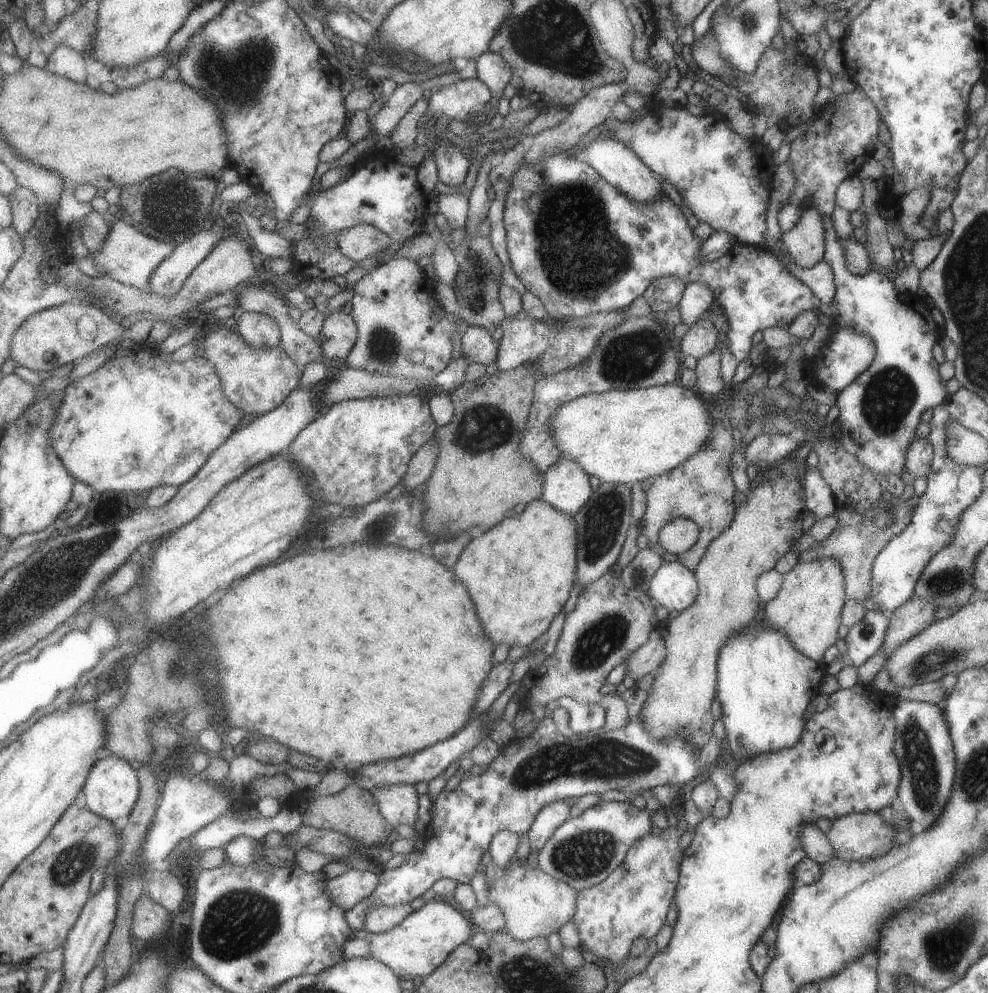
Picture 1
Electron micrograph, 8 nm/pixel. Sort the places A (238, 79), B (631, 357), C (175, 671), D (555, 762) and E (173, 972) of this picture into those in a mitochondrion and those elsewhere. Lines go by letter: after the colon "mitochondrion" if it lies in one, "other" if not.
A: mitochondrion
B: mitochondrion
C: mitochondrion
D: mitochondrion
E: other

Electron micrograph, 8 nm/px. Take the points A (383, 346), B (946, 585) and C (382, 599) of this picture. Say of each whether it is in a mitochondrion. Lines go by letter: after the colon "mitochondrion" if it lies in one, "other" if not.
A: mitochondrion
B: mitochondrion
C: other

